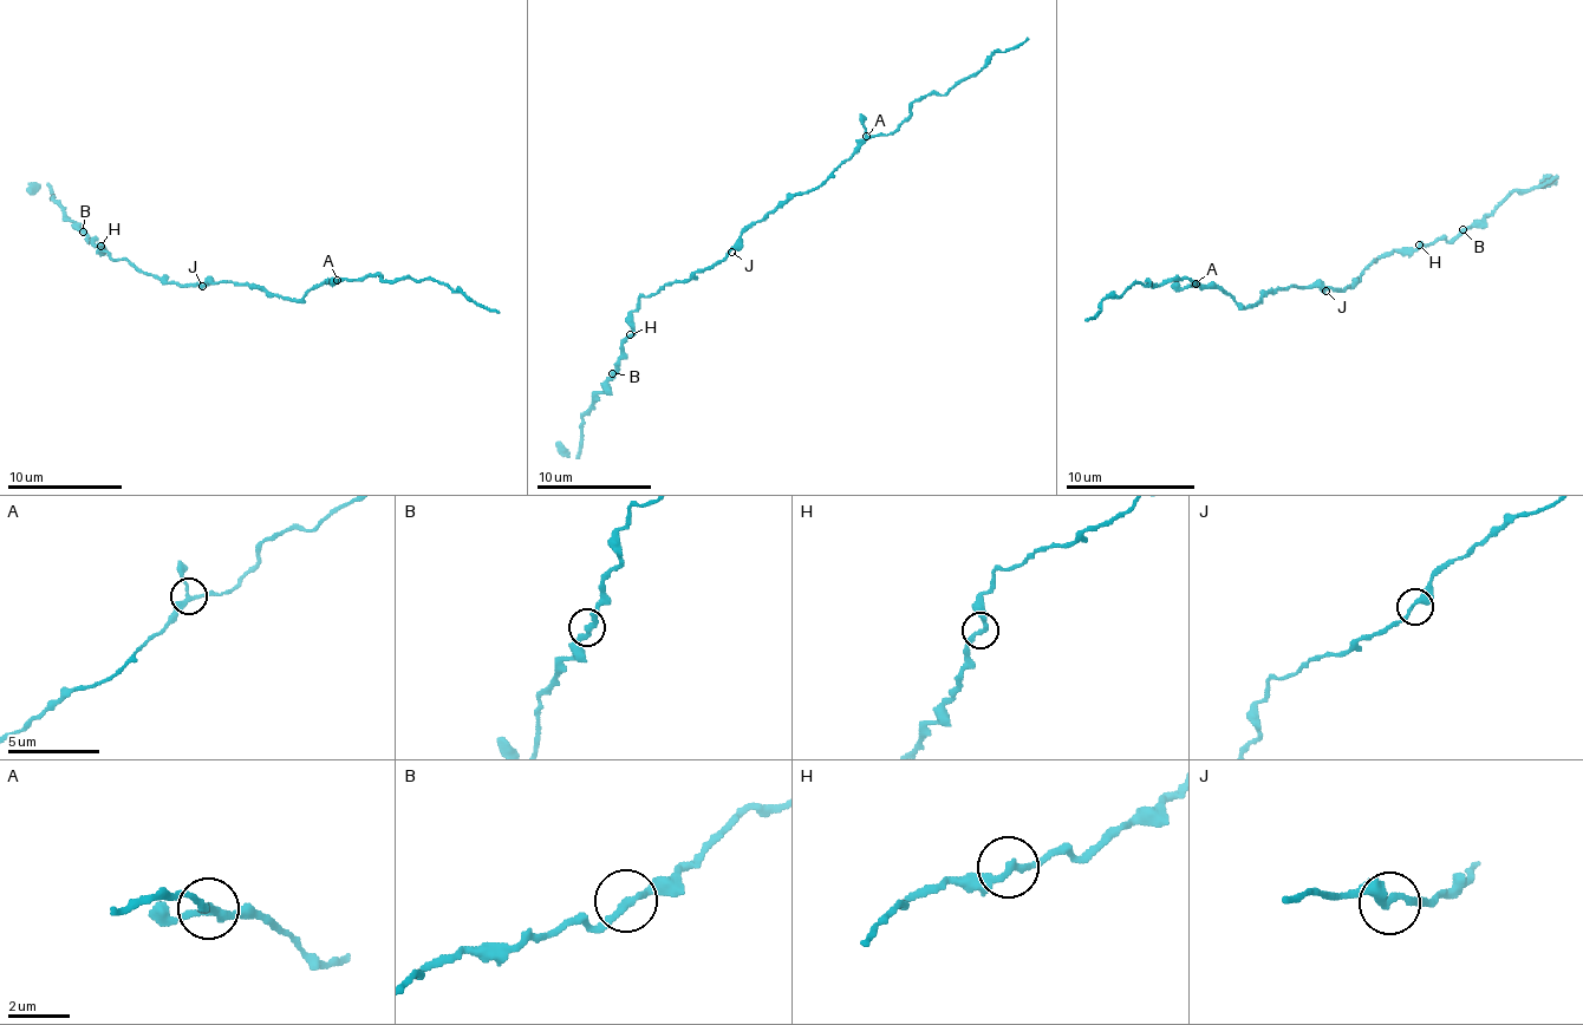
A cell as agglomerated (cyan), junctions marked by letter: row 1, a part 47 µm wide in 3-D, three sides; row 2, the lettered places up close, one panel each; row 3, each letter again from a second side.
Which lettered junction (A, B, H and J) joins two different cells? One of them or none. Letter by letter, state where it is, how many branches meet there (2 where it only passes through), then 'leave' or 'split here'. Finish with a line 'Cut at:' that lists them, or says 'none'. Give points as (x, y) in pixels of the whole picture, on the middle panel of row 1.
A: at (866, 136); 3 branches meet; leave
B: at (612, 373); 2 branches meet; split here
H: at (630, 334); 2 branches meet; leave
J: at (731, 252); 2 branches meet; leave
Cut at: B

